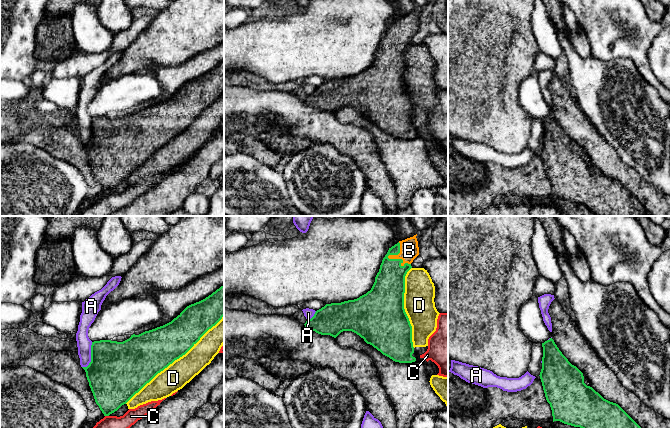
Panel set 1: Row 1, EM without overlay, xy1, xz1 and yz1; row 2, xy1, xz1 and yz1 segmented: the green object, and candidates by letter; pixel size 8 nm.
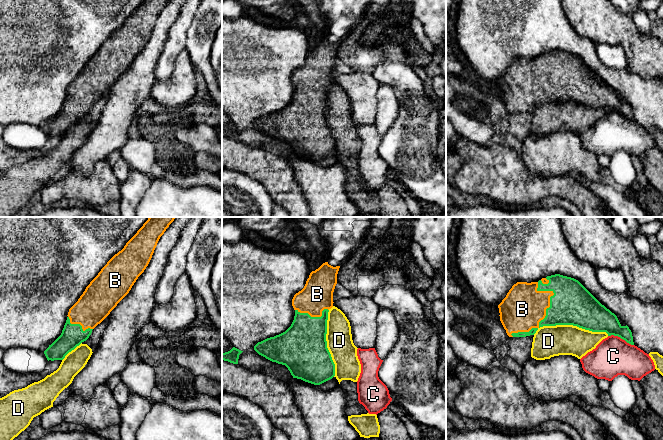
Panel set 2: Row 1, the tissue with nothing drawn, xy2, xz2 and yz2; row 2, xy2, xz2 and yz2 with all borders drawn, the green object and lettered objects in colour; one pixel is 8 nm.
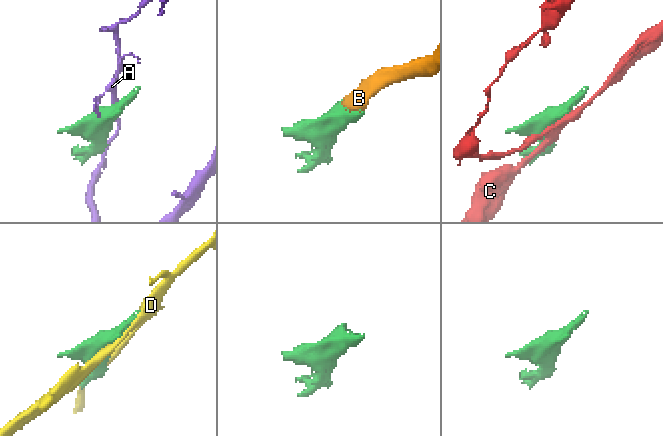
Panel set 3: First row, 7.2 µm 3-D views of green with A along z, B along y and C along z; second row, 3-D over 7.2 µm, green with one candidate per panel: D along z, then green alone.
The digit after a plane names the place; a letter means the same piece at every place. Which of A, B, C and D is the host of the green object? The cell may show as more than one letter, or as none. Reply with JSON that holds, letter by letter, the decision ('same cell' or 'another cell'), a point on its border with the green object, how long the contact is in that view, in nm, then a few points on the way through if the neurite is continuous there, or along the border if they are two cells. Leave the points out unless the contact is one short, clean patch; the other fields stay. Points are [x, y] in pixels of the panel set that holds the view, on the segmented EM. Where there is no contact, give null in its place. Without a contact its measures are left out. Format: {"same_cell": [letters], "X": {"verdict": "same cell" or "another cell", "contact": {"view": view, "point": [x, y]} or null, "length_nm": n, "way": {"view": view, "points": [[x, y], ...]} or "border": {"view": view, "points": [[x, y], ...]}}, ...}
{"same_cell": ["B"], "A": {"verdict": "another cell", "contact": {"view": "xy1", "point": [91, 356]}, "length_nm": 220, "border": {"view": "xy1", "points": [[92, 342], [91, 361], [82, 367]]}}, "B": {"verdict": "same cell", "contact": {"view": "yz2", "point": [539, 322]}, "length_nm": 500}, "C": {"verdict": "another cell", "contact": {"view": "yz2", "point": [621, 338]}, "length_nm": 220}, "D": {"verdict": "another cell", "contact": {"view": "xy1", "point": [174, 360]}, "length_nm": 1050}}

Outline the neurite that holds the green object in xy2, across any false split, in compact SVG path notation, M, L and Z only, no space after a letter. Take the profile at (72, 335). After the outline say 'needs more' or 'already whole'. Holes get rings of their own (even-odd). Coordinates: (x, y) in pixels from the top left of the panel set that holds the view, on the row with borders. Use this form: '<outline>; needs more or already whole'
M149 217L137 233L126 243L124 248L115 254L101 269L98 275L86 287L78 301L69 309L68 317L61 335L44 351L47 360L63 360L65 356L86 341L92 330L100 324L117 304L129 293L138 277L148 266L160 237L176 217Z; needs more

